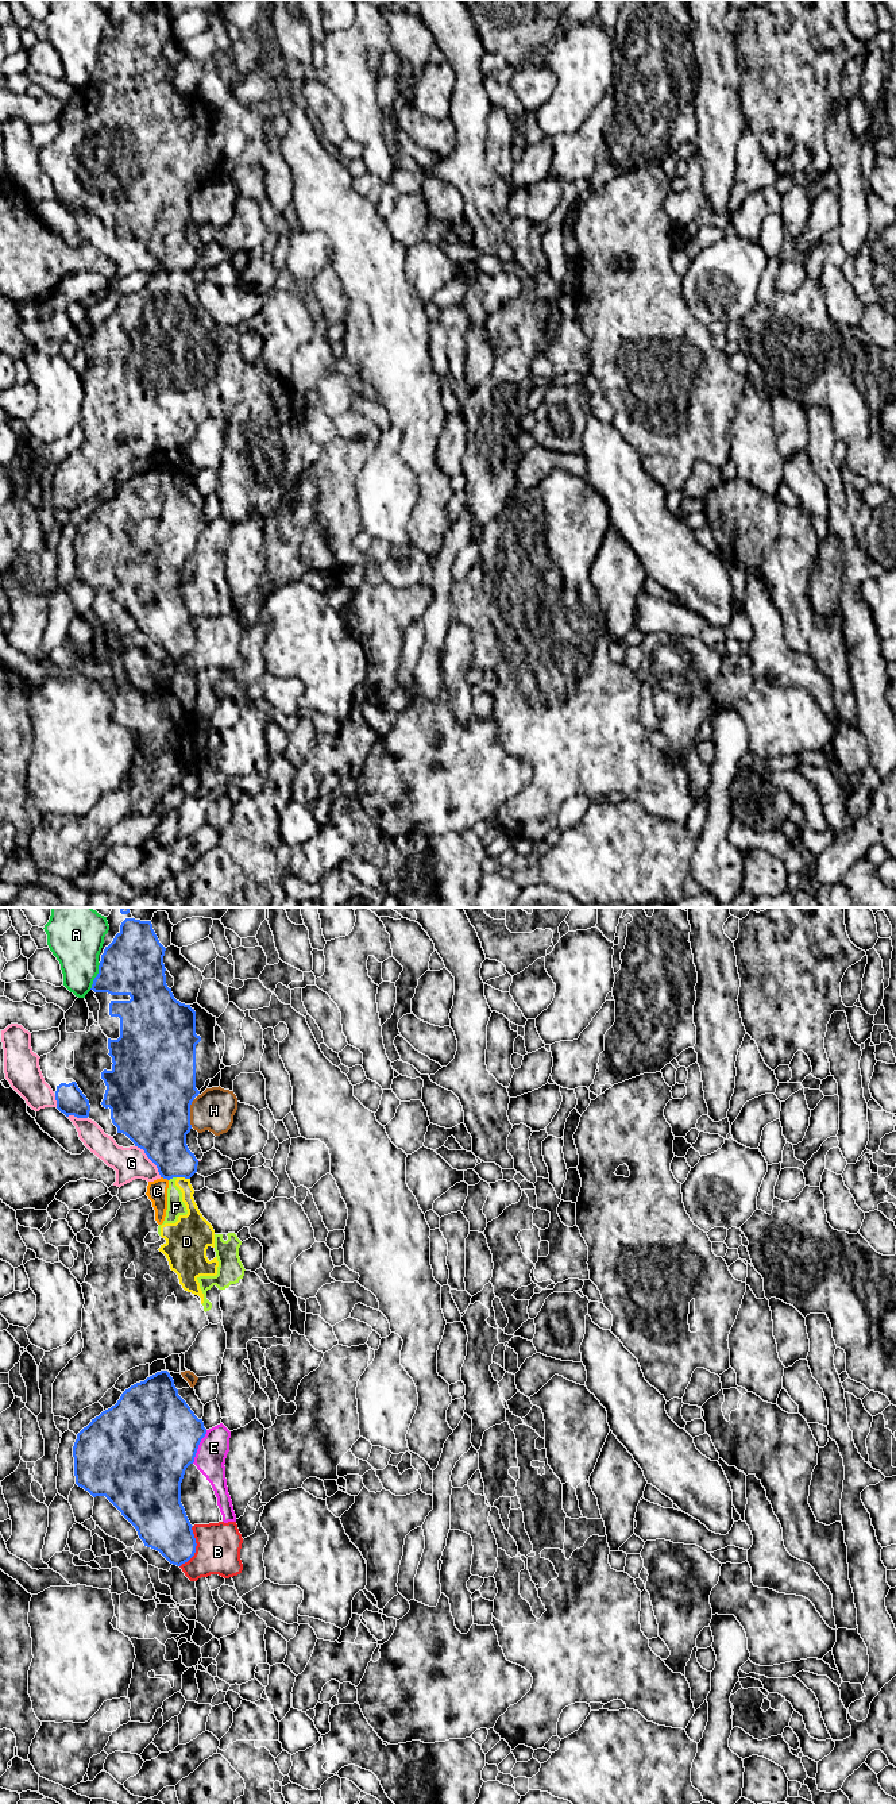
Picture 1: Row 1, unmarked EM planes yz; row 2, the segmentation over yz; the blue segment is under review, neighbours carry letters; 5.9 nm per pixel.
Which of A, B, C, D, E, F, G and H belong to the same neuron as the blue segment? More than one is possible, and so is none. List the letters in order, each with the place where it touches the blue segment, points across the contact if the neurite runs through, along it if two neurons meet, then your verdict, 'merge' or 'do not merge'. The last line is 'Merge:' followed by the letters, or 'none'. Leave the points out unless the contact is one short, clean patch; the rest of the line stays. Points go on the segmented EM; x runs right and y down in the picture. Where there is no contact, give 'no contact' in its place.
A: meets blue in yz at (96, 976); do not merge
B: meets blue in yz at (194, 1548); do not merge
C: meets blue in yz at (165, 1178); border along yz (161, 1176), (168, 1180); do not merge
D: meets blue in yz at (184, 1176); border along yz (177, 1176), (189, 1179); do not merge
E: meets blue in yz at (197, 1446); do not merge
F: meets blue in yz at (172, 1178); border along yz (176, 1176), (169, 1180); do not merge
G: meets blue in yz at (150, 1159); do not merge
H: meets blue in yz at (189, 1113); do not merge
Merge: none

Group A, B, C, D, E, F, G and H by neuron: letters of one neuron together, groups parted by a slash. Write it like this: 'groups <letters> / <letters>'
groups A / B / C D F / E / G / H

